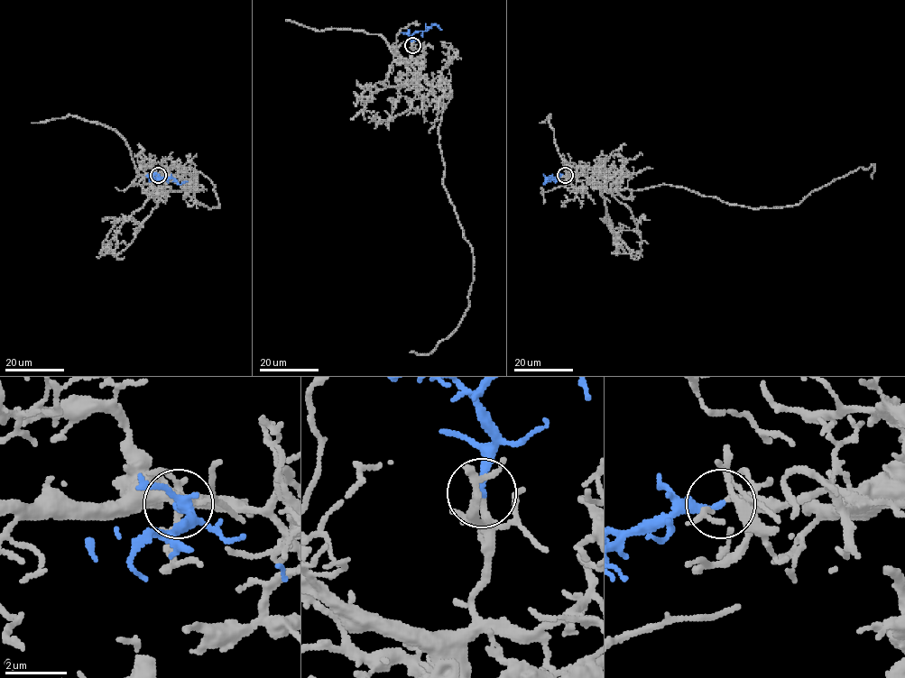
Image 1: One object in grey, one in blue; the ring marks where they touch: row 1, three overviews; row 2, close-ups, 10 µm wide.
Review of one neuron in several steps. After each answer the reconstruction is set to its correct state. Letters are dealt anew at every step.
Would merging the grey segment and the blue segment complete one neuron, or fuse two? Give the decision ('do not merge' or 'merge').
merge

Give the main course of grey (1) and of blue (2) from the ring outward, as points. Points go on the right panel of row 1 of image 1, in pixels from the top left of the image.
1: (565, 174), (585, 174), (603, 190), (667, 185), (757, 209), (797, 206), (814, 190), (872, 164), (872, 178)
2: (565, 175), (549, 178), (544, 185), (549, 182)

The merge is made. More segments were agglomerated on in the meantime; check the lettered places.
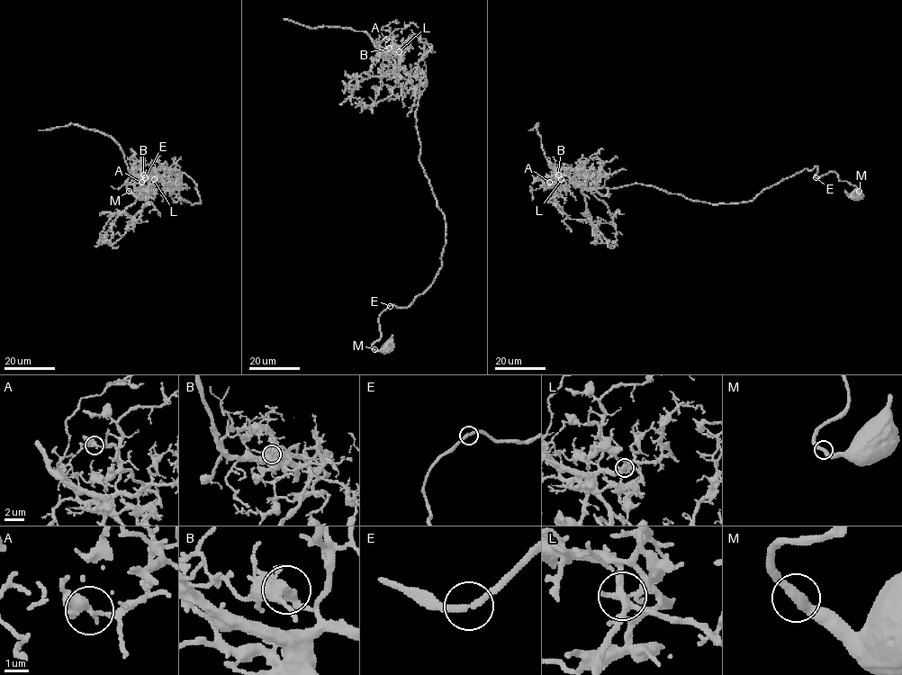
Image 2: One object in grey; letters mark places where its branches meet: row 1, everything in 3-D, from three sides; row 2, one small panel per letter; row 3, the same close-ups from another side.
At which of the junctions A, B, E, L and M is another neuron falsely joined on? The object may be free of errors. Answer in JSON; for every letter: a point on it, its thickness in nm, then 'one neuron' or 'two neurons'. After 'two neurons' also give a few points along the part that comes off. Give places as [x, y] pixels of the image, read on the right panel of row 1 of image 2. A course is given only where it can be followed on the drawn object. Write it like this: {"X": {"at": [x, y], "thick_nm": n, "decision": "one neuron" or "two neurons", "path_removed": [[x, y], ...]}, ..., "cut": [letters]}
{"A": {"at": [549, 182], "thick_nm": 440, "decision": "one neuron"}, "B": {"at": [558, 175], "thick_nm": 340, "decision": "one neuron"}, "E": {"at": [816, 177], "thick_nm": 240, "decision": "one neuron"}, "L": {"at": [561, 179], "thick_nm": 320, "decision": "one neuron"}, "M": {"at": [859, 191], "thick_nm": 360, "decision": "one neuron"}, "cut": []}

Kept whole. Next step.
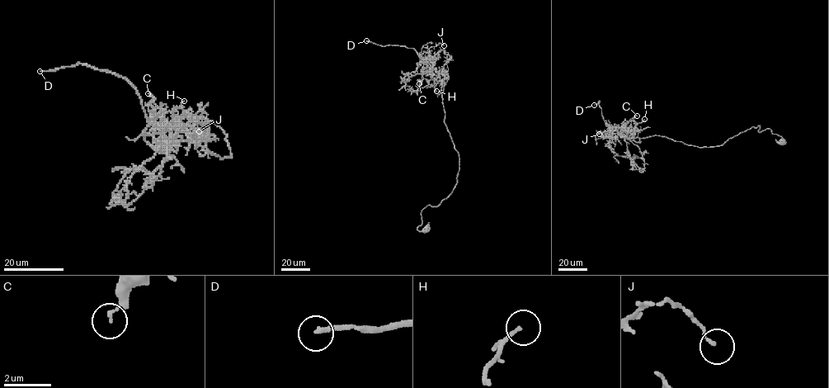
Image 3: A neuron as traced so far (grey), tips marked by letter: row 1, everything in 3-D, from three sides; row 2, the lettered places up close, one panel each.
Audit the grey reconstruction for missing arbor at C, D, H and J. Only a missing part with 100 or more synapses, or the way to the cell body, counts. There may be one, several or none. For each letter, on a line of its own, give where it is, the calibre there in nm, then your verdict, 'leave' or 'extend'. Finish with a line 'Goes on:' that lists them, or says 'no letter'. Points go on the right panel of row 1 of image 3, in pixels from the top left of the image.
C: place (637, 115); calibre 170 nm; leave
D: place (594, 105); calibre 220 nm; extend
H: place (644, 119); calibre 90 nm; leave
J: place (599, 134); calibre 120 nm; leave
Goes on: D

